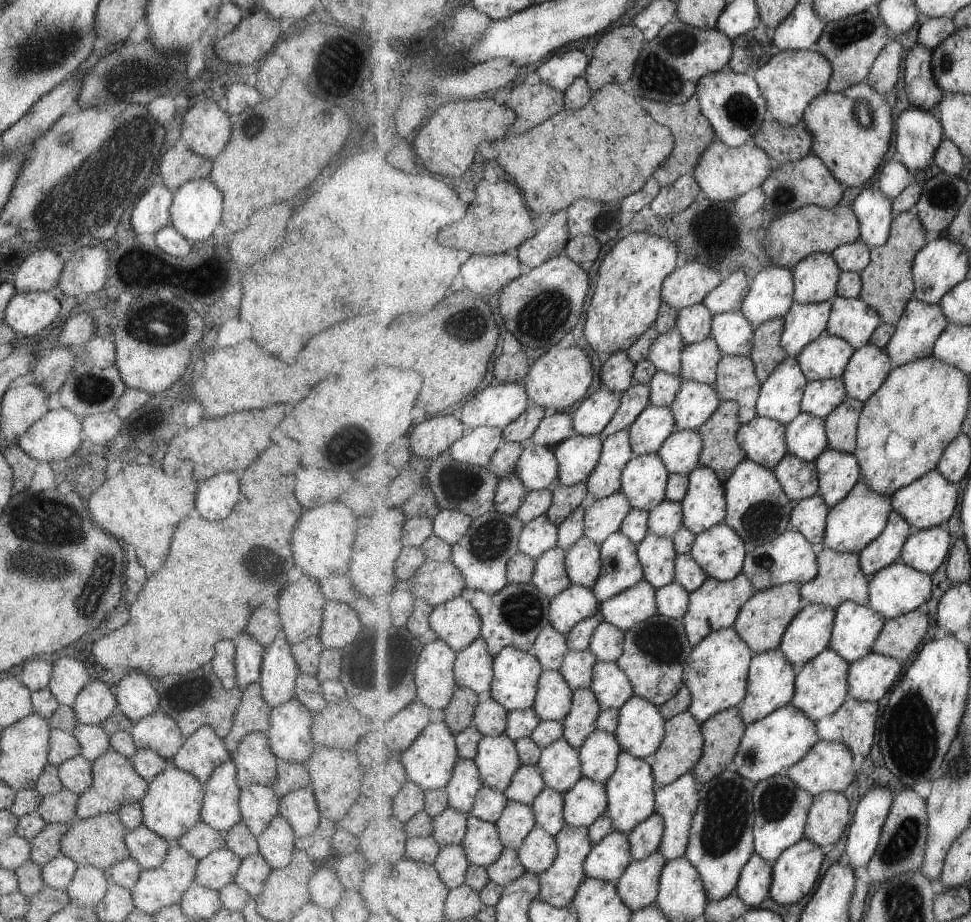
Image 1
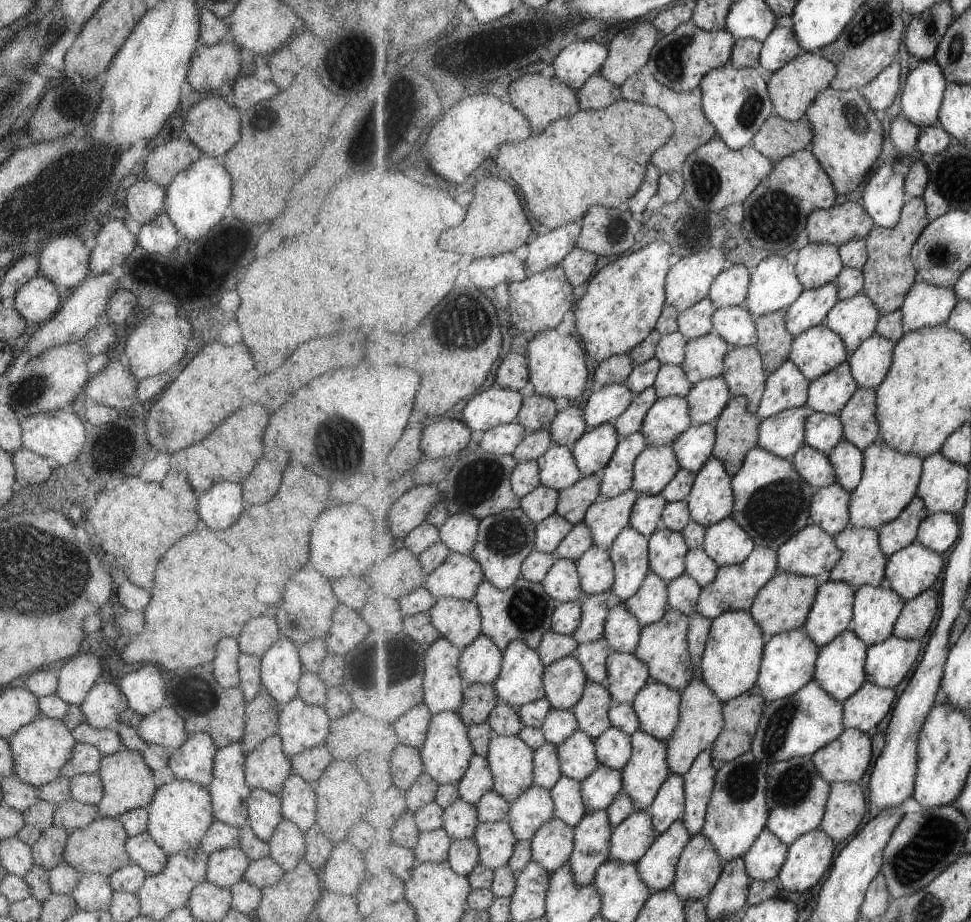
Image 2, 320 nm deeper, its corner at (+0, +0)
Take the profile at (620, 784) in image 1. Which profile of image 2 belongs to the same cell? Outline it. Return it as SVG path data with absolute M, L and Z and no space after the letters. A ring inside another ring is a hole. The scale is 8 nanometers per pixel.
M639 729L632 734L633 756L629 764L622 769L624 778L624 790L635 803L637 811L647 811L656 800L661 786L668 780L672 773L668 761L668 743L655 738L652 734Z

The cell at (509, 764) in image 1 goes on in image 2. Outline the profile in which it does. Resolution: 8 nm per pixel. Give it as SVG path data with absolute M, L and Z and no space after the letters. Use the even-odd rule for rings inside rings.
M494 734L487 756L496 779L494 790L513 804L534 784L534 750L519 735Z

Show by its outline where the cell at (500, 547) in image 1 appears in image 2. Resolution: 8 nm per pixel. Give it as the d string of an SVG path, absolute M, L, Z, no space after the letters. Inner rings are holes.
M519 508L482 519L479 538L472 555L483 567L486 580L491 581L497 588L505 590L511 588L522 576L522 566L535 549L536 523L522 508Z

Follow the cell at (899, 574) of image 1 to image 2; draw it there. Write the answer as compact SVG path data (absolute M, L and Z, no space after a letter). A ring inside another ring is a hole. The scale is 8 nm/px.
M915 540L889 557L886 585L910 601L929 590L939 580L943 570L945 560L941 553Z

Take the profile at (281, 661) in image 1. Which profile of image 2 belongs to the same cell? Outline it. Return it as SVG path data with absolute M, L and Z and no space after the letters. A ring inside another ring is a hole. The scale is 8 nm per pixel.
M279 636L260 656L262 687L280 705L296 696L297 681L302 673L298 648L287 638Z

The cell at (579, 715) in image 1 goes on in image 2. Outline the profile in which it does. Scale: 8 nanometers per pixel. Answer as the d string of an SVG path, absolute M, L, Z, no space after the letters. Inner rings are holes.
M589 680L584 697L573 708L580 722L580 729L591 738L599 738L612 726L609 711L615 703L606 685Z

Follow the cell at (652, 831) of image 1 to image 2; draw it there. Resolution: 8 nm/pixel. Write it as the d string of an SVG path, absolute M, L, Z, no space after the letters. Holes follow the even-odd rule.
M671 773L649 811L657 832L663 834L676 821L682 820L686 807L686 780L684 775Z

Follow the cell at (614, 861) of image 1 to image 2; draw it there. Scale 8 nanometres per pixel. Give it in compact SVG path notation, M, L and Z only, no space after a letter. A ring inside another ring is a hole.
M649 810L635 811L614 828L611 837L611 859L637 863L652 848L660 833Z

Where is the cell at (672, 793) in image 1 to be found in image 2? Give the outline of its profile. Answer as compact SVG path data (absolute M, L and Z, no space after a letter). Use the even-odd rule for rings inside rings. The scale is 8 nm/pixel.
M712 749L700 752L693 763L692 769L684 774L686 780L686 807L683 821L687 829L695 836L704 829L708 806L713 791L716 789L716 774L719 764L716 762Z

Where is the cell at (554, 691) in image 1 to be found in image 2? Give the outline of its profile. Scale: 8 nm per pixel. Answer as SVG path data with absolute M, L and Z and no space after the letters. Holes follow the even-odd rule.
M569 655L559 659L557 662L546 666L544 672L544 687L546 697L552 702L553 708L573 709L584 697L584 690L589 683L583 663L575 655Z

